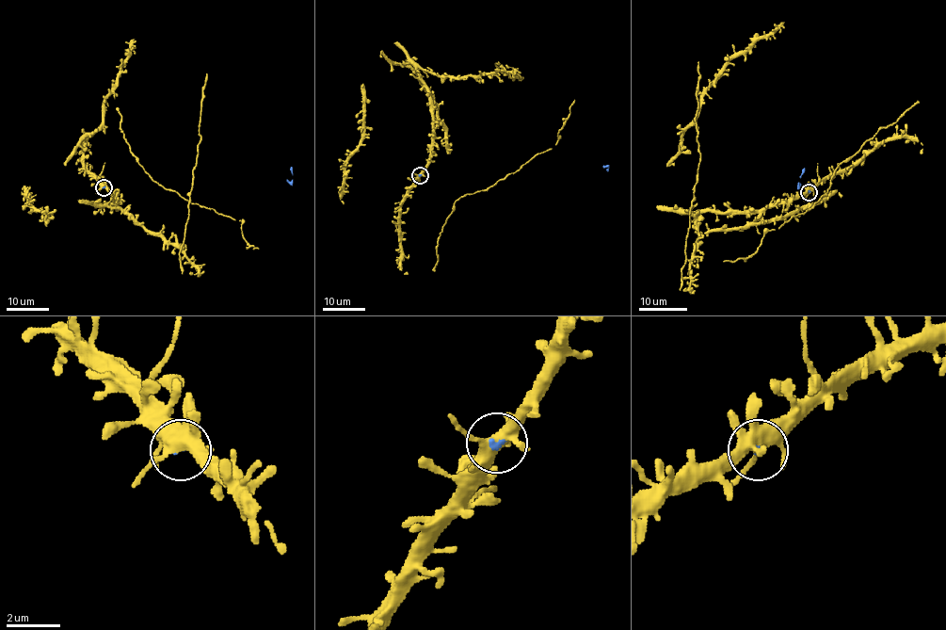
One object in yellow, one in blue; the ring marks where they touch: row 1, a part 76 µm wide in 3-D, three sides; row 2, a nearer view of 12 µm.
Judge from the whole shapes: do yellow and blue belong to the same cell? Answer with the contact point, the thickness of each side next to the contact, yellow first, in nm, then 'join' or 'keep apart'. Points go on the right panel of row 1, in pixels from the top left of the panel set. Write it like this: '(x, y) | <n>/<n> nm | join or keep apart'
(809, 192) | 440/100 nm | join

